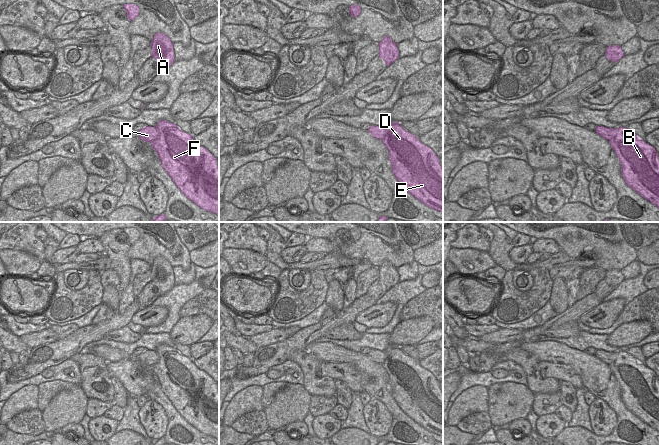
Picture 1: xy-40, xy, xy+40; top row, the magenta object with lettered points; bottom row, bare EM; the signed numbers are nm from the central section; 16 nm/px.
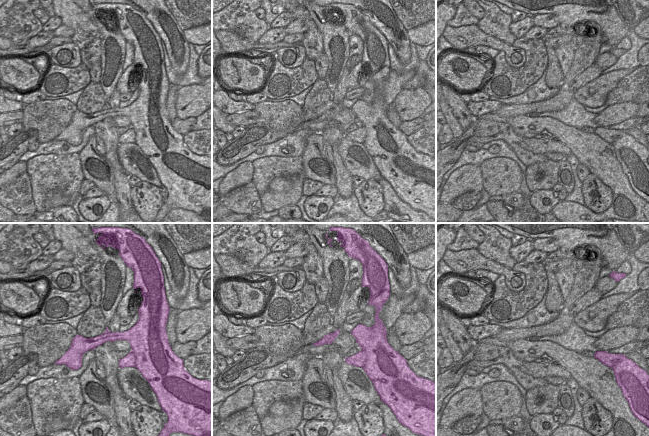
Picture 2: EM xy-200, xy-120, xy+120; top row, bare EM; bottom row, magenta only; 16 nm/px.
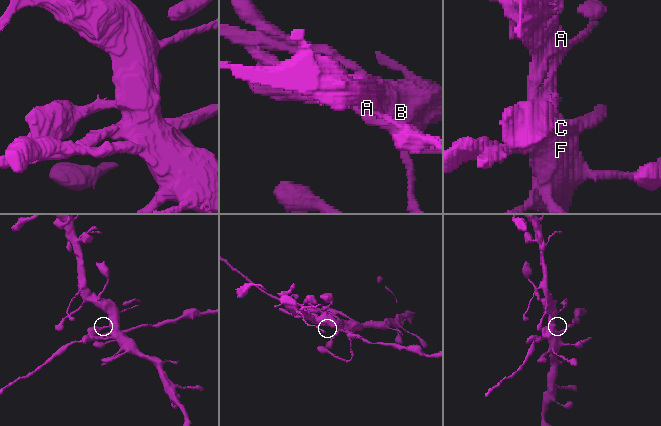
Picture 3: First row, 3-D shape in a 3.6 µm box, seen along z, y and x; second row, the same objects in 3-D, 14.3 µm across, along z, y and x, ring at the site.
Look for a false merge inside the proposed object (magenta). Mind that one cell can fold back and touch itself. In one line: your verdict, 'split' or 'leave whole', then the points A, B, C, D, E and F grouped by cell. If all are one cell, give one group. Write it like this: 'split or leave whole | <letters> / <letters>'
leave whole | A B C D E F

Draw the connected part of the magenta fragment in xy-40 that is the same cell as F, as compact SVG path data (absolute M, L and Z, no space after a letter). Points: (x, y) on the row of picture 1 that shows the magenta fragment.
M165 120L155 127L145 126L137 136L151 143L163 169L190 201L219 216L219 167L206 148Z

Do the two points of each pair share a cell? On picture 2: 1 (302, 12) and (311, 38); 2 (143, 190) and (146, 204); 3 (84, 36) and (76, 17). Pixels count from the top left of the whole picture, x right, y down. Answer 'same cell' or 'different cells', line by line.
1: same cell
2: same cell
3: same cell

